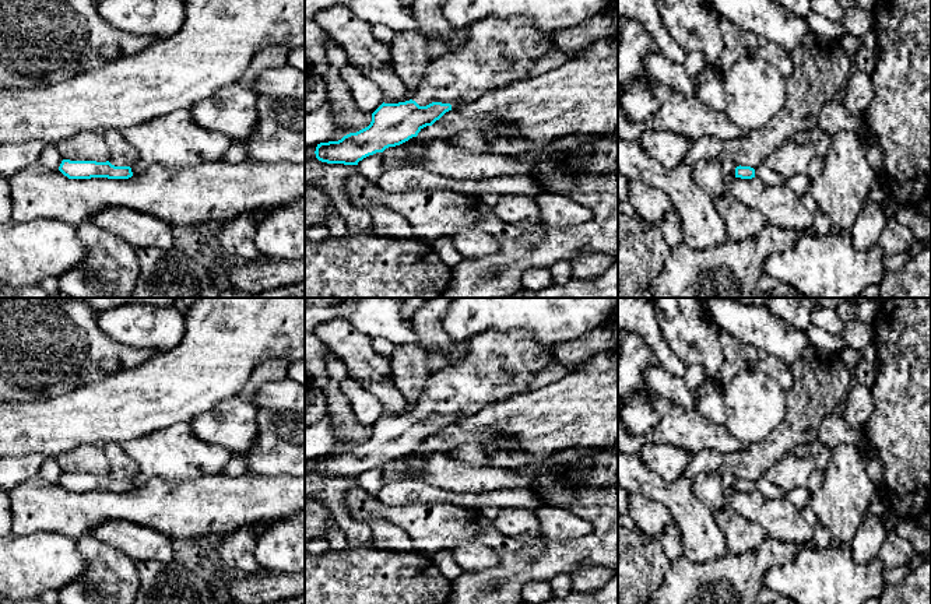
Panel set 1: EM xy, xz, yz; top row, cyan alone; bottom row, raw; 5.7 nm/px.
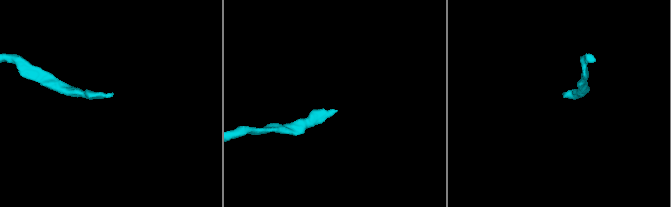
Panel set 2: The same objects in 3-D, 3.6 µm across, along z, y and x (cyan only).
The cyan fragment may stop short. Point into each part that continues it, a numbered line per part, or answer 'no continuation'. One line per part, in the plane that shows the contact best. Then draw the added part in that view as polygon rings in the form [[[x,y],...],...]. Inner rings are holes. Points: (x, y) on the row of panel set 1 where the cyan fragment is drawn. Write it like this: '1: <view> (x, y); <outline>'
1: xz (498, 52); [[[486,17],[464,28],[466,43],[454,52],[447,52],[440,57],[433,59],[426,67],[419,88],[412,95],[419,106],[426,106],[432,102],[442,103],[468,103],[482,96],[485,92],[498,87],[506,87],[519,80],[530,78],[530,71],[534,64],[548,55],[554,48],[549,43],[551,32],[538,29],[527,17]]]

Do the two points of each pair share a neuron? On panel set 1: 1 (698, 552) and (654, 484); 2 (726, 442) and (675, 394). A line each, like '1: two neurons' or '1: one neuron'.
1: one neuron
2: two neurons

